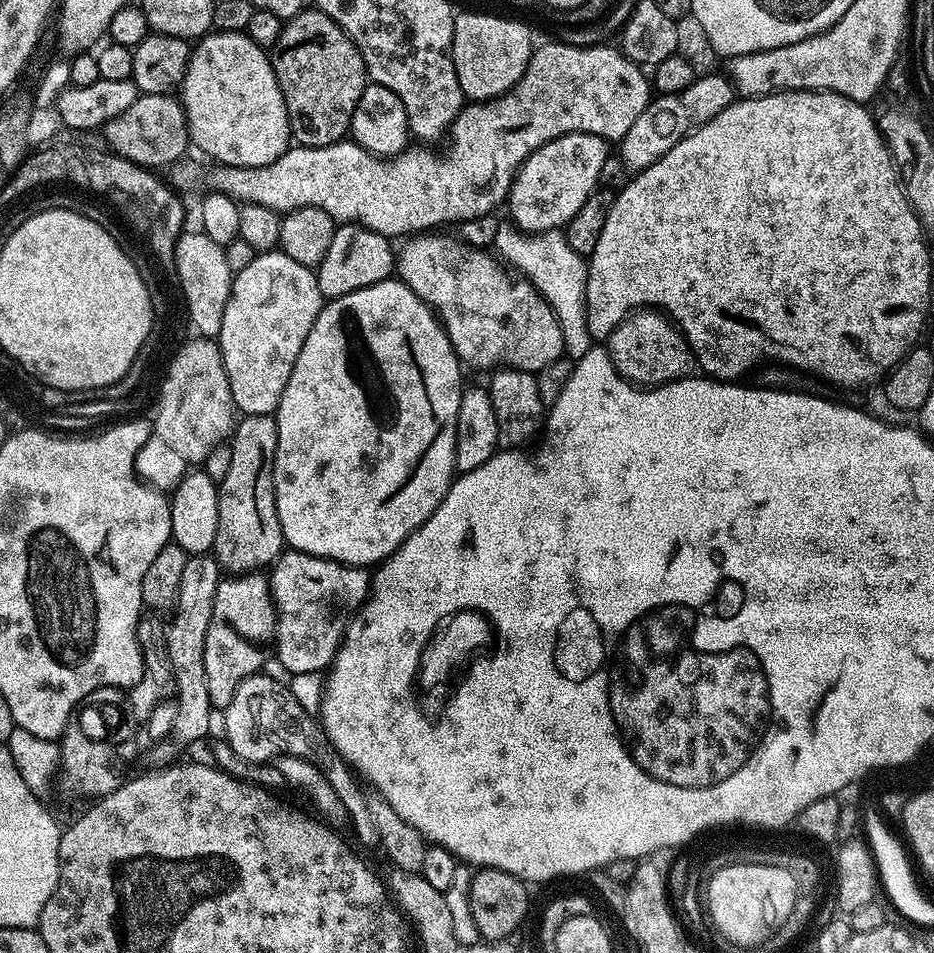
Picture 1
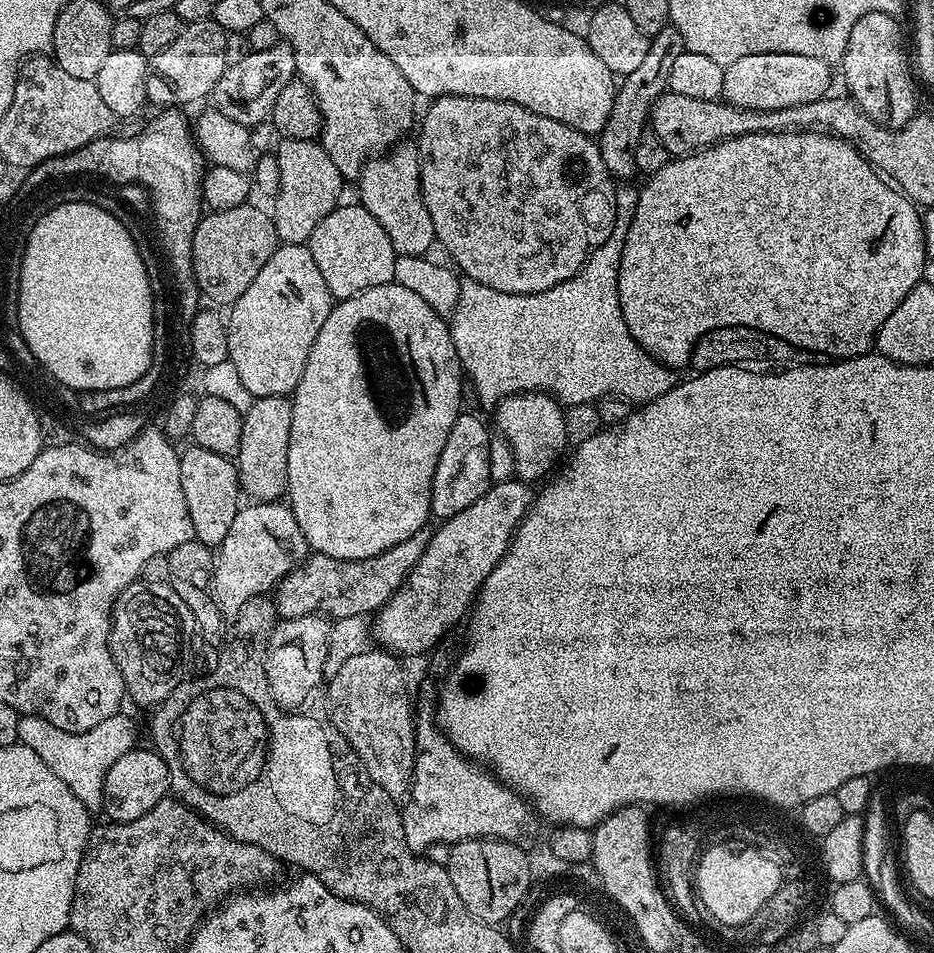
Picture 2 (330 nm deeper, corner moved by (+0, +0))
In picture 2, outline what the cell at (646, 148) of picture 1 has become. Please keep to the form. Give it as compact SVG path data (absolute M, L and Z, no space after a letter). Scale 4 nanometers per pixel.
M746 54L738 62L727 65L722 78L723 103L736 108L773 112L818 102L829 95L833 65L822 58L806 58L806 54Z

